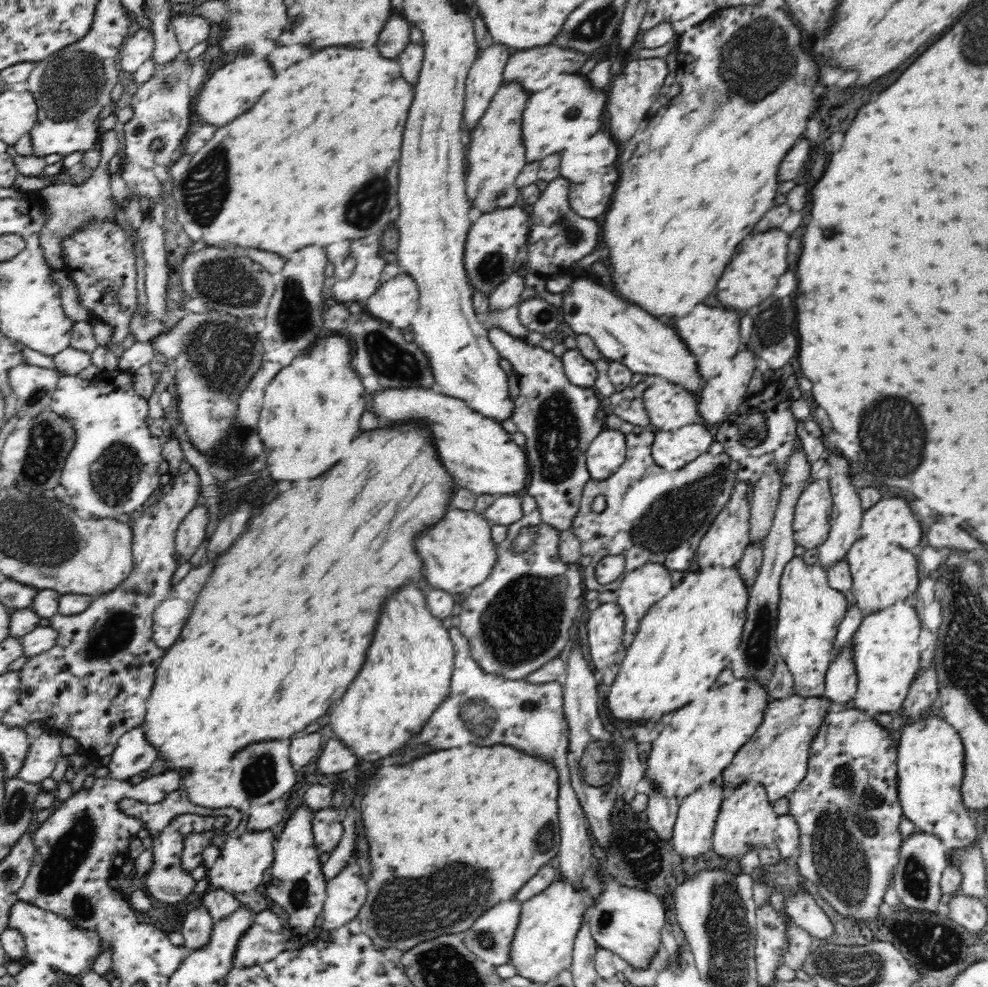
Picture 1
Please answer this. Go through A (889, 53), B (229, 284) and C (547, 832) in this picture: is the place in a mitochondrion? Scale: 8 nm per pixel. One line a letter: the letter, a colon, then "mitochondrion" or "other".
A: other
B: mitochondrion
C: mitochondrion

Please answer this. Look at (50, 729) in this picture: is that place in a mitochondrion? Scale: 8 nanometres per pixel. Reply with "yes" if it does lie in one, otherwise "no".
no

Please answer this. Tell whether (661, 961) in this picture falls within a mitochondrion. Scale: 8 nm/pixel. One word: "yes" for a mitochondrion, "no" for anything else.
no

